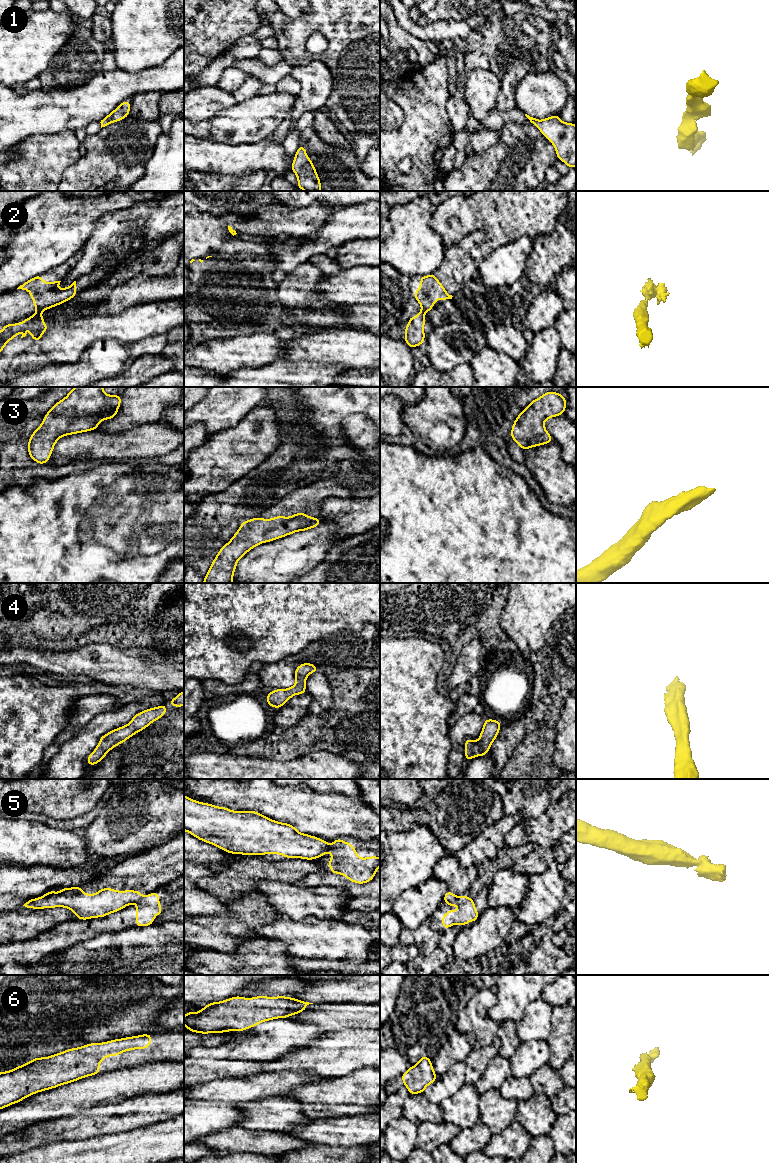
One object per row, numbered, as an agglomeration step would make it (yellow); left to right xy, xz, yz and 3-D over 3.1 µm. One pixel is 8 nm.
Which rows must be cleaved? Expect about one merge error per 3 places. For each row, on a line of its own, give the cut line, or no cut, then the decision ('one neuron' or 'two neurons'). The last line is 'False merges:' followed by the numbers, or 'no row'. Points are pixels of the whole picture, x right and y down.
1: cut none; one neuron
2: cut xy (36, 312), (39, 313); two neurons
3: cut none; one neuron
4: cut none; one neuron
5: cut yz (444, 899), (452, 901); two neurons
6: cut none; one neuron
False merges: 2, 5

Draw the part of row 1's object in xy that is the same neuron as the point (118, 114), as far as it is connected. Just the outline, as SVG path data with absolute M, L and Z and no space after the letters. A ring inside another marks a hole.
M123 101L114 111L101 120L101 128L109 125L112 122L118 122L129 116L130 101Z

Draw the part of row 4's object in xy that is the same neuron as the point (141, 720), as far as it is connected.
M163 703L159 707L149 708L137 713L126 726L119 727L101 736L95 750L87 757L88 765L93 766L99 763L112 748L124 743L128 738L165 715L166 705Z

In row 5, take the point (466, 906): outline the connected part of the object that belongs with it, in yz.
M459 896L457 899L451 902L443 900L442 903L446 902L448 906L458 904L459 916L456 915L453 908L450 909L448 913L442 915L442 924L446 930L450 928L453 924L458 924L461 926L472 925L478 918L479 913L475 908L474 901L469 896ZM441 903L441 904L442 904Z

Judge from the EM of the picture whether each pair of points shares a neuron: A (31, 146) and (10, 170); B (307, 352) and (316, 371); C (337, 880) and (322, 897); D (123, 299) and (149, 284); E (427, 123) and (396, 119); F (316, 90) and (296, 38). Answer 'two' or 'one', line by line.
A: one
B: two
C: two
D: one
E: two
F: two

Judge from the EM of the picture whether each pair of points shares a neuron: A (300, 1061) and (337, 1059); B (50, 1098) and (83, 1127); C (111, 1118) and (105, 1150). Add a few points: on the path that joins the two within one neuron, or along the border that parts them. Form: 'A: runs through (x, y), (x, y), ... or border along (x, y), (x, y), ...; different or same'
A: runs through (309, 1059), (328, 1059); same
B: border along (91, 1107), (46, 1121); different
C: border along (131, 1129), (85, 1138); different

